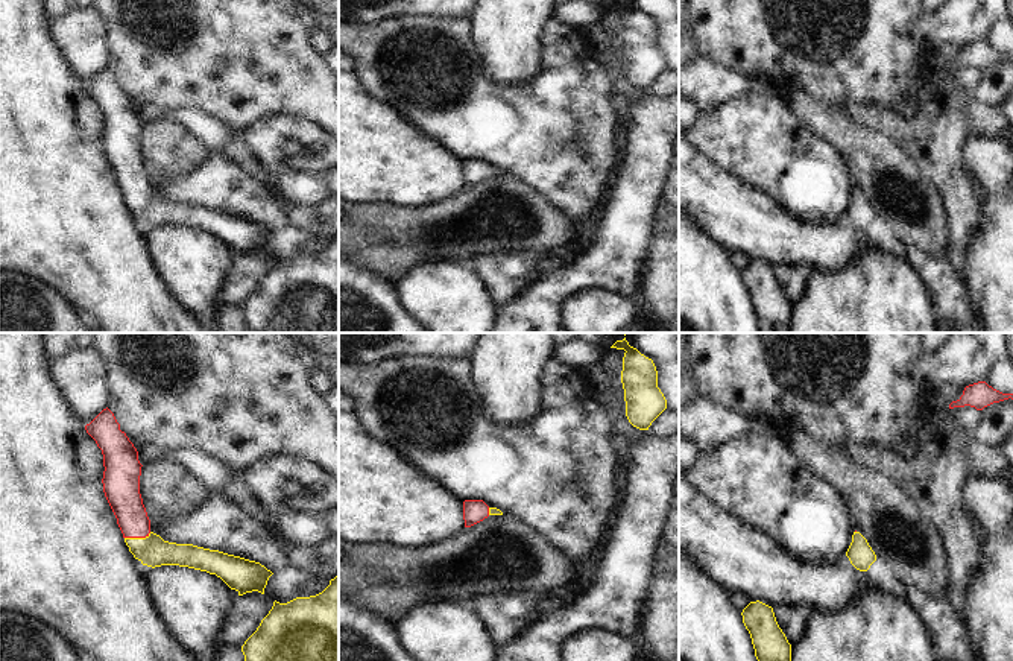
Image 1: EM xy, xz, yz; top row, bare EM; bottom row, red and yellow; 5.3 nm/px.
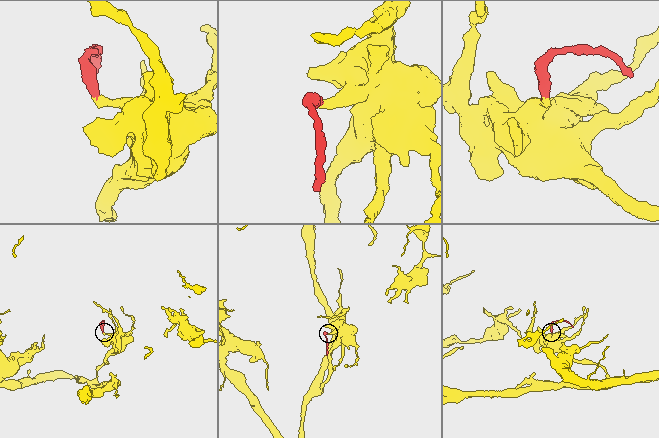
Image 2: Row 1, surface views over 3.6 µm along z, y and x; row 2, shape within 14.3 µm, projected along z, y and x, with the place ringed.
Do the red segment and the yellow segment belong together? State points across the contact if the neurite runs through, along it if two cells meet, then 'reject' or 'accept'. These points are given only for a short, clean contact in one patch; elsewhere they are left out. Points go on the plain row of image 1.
across xy (122, 152), (137, 196), (152, 210) | accept

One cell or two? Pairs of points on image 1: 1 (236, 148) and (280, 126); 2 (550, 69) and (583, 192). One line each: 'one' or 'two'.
1: two
2: one

